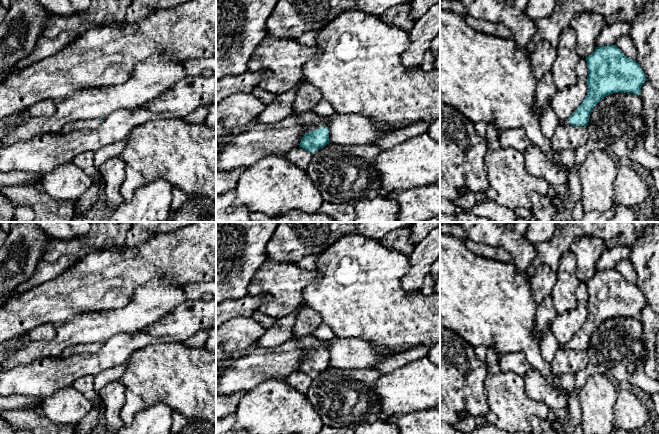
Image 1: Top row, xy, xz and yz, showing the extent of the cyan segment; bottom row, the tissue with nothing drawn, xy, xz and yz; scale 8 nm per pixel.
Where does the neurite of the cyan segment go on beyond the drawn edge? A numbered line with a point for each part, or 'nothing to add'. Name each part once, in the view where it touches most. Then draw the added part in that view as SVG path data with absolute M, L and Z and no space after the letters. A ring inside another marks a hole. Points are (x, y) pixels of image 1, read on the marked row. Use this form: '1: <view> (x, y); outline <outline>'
1: xz (310, 118); outline M305 111L300 113L293 112L292 114L297 115L302 123L310 125L314 129L321 129L325 126L319 122L319 116L314 111Z

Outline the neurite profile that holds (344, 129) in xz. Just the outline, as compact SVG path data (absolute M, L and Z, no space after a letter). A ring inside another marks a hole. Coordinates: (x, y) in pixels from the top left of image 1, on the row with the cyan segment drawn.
M334 113L327 124L329 141L336 145L370 145L385 134L391 133L374 125L368 117L356 114Z

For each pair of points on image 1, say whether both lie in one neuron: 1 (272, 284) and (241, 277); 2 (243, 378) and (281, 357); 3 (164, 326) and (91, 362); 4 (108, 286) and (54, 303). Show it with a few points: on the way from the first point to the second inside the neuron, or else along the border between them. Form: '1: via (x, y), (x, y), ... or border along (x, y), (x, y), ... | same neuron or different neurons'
1: border along (264, 260), (251, 279), (247, 294) | different neurons
2: via (252, 370), (262, 364), (272, 363) | same neuron
3: via (146, 336), (122, 345), (109, 355) | same neuron
4: via (95, 286), (85, 286), (67, 295) | same neuron

